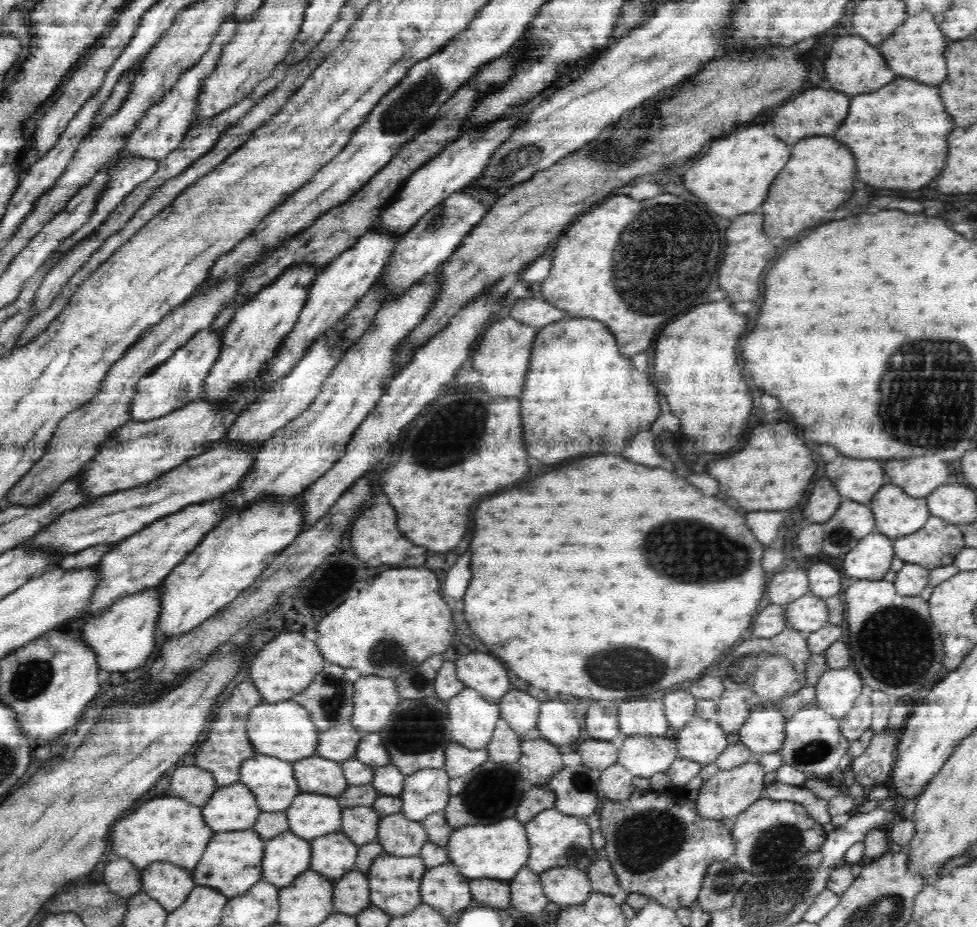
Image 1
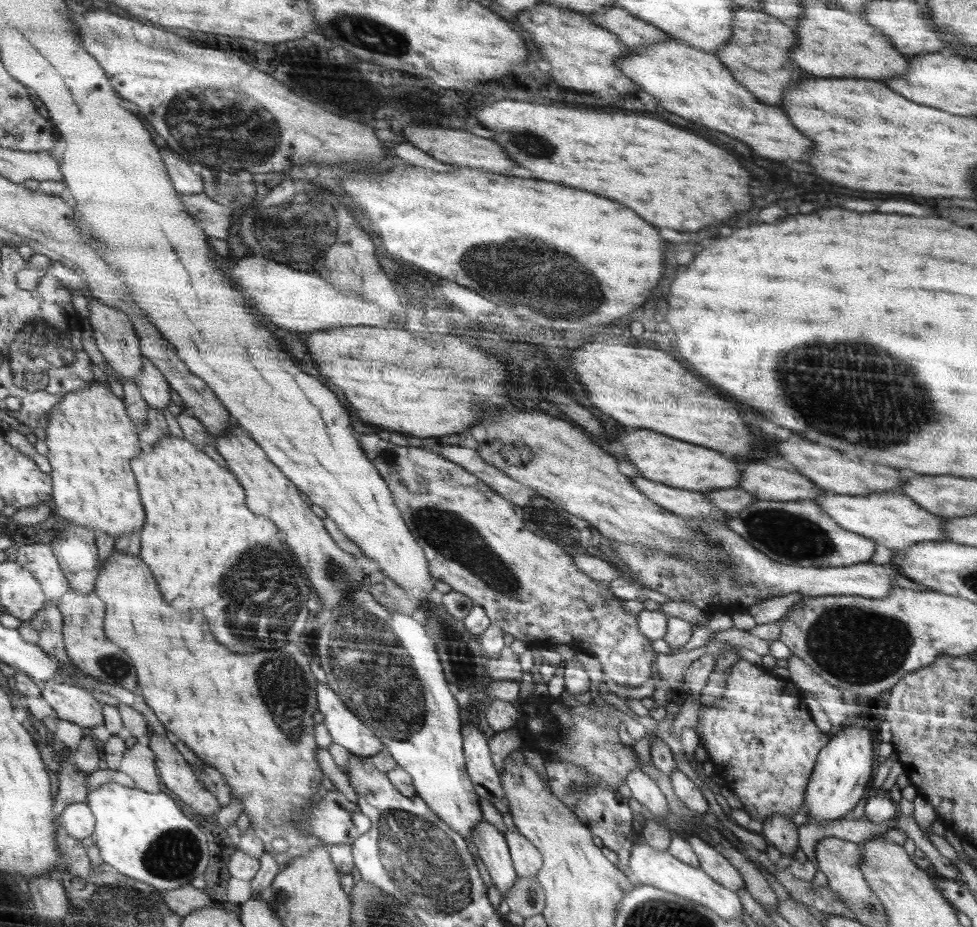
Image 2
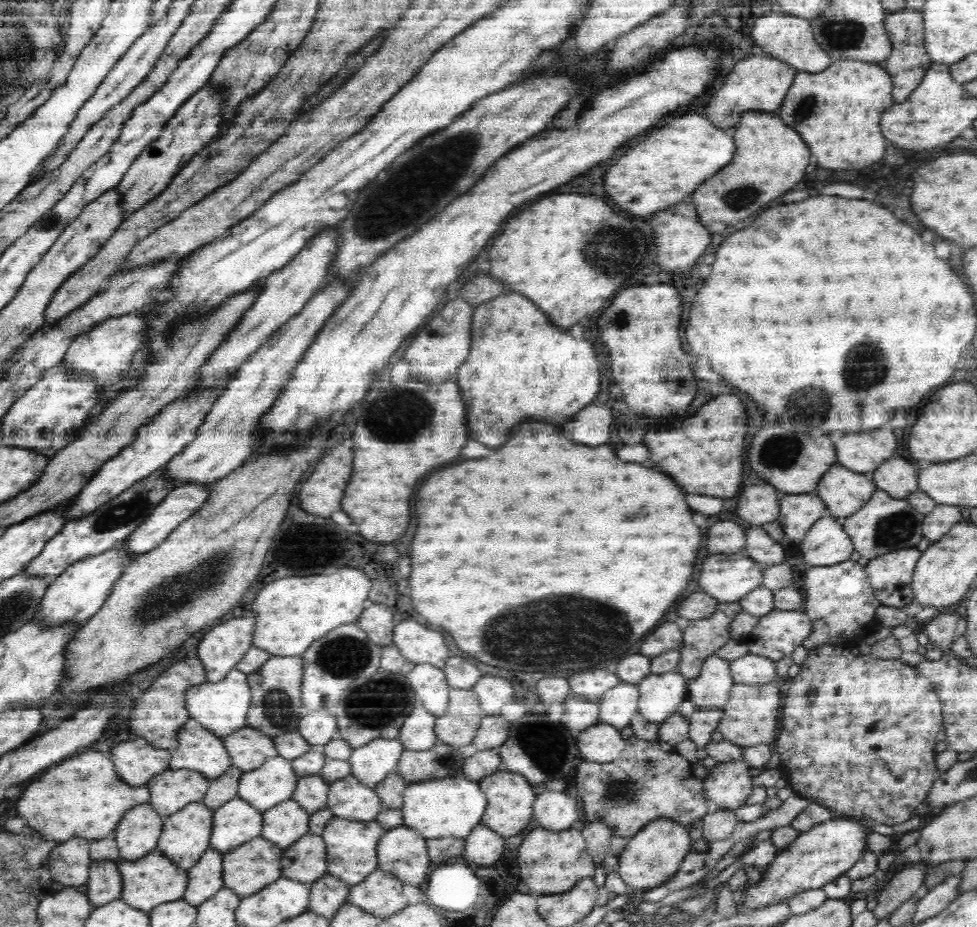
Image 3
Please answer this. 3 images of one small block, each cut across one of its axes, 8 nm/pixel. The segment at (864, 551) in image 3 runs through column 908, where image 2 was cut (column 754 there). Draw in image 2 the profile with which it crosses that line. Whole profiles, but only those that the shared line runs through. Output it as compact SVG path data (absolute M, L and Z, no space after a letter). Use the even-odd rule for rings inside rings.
M758 499L750 506L745 506L739 514L730 514L727 516L727 524L730 530L737 531L743 539L746 539L757 547L759 551L769 555L771 559L796 566L843 567L857 565L858 563L866 563L870 560L874 554L874 550L876 550L875 542L872 539L840 526L814 500L790 500L784 502L762 501Z

